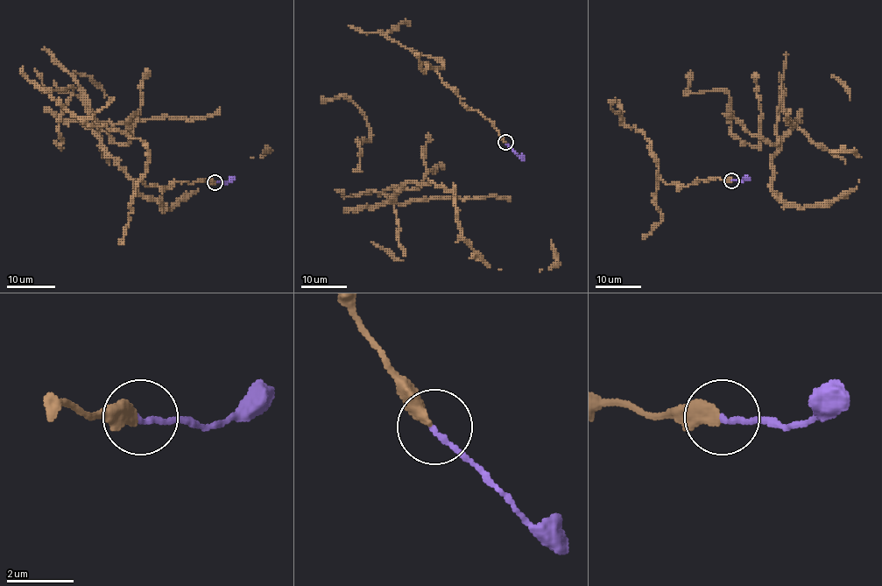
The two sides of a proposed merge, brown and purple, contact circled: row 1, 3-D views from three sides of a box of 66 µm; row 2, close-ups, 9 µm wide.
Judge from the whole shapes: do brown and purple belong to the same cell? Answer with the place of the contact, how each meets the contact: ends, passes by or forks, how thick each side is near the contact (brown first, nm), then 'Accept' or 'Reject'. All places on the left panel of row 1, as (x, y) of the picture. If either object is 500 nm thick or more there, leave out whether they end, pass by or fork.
Place: (215, 182). At the ring brown ends. At the ring purple ends. Thickness 400 nm (brown) against 160 nm. Accept

